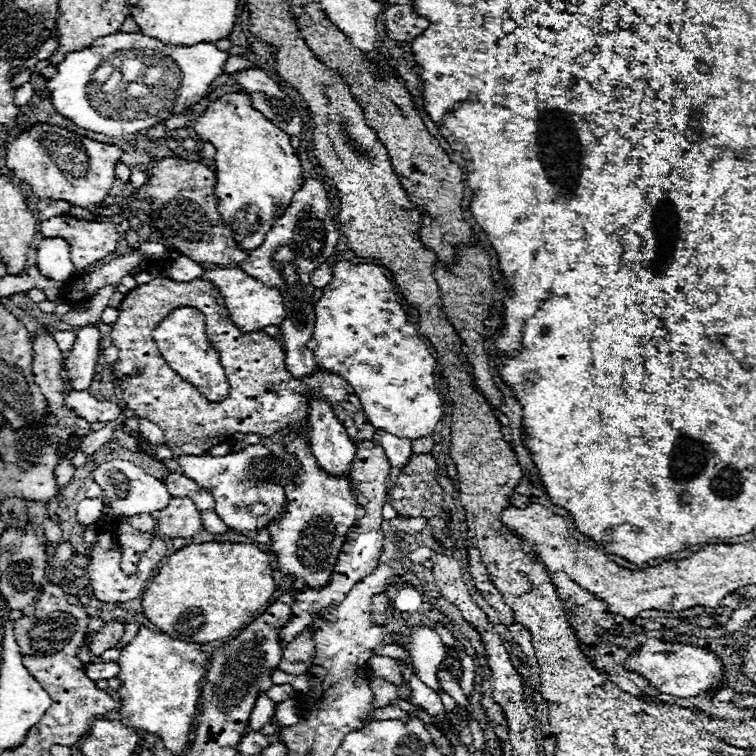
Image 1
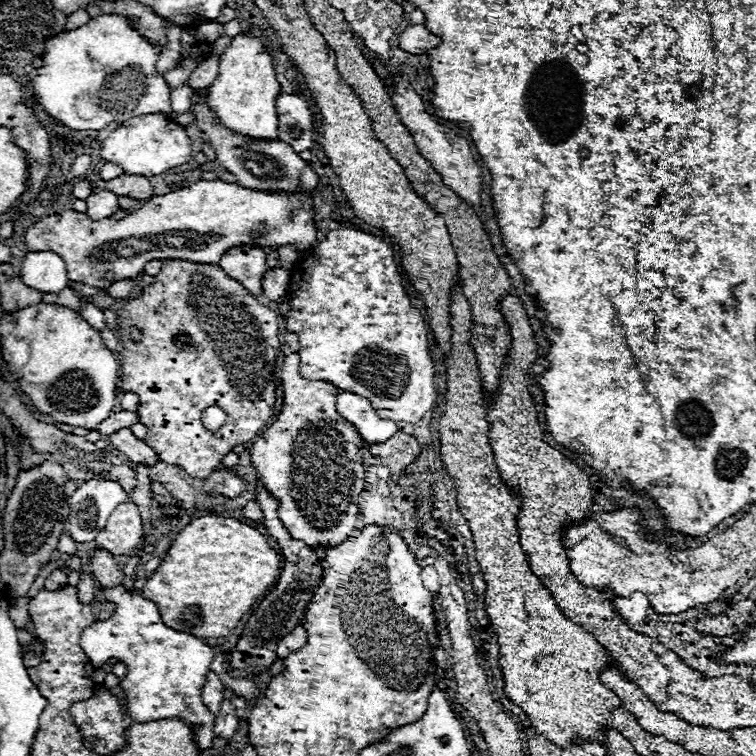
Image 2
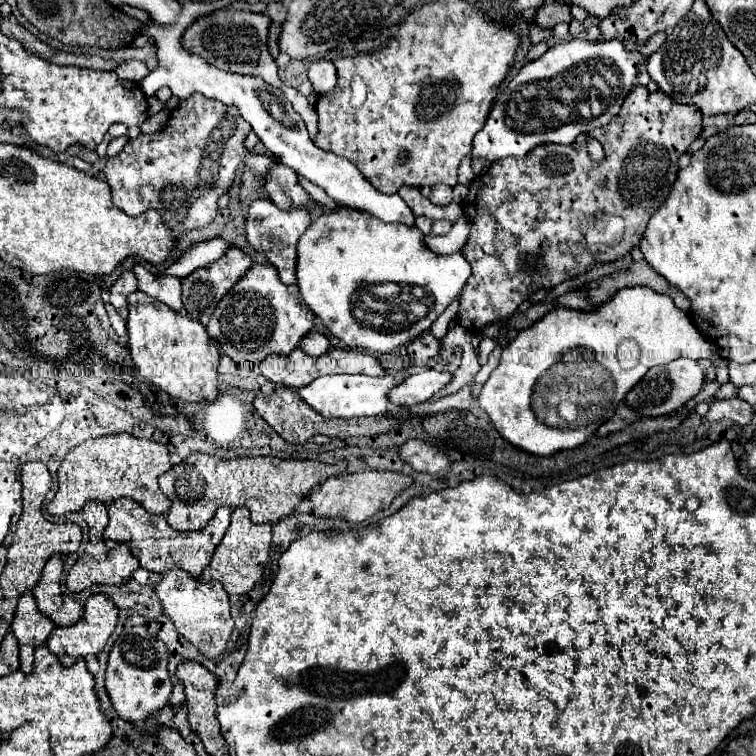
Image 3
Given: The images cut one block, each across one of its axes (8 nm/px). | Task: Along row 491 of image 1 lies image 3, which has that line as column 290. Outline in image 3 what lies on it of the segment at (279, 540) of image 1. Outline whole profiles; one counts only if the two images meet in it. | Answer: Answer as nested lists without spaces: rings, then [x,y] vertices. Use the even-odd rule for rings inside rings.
[[[254,264],[218,302],[206,332],[218,342],[222,354],[240,364],[260,362],[268,354],[290,354],[312,326],[314,314],[300,298],[298,286],[282,284],[272,264]]]

